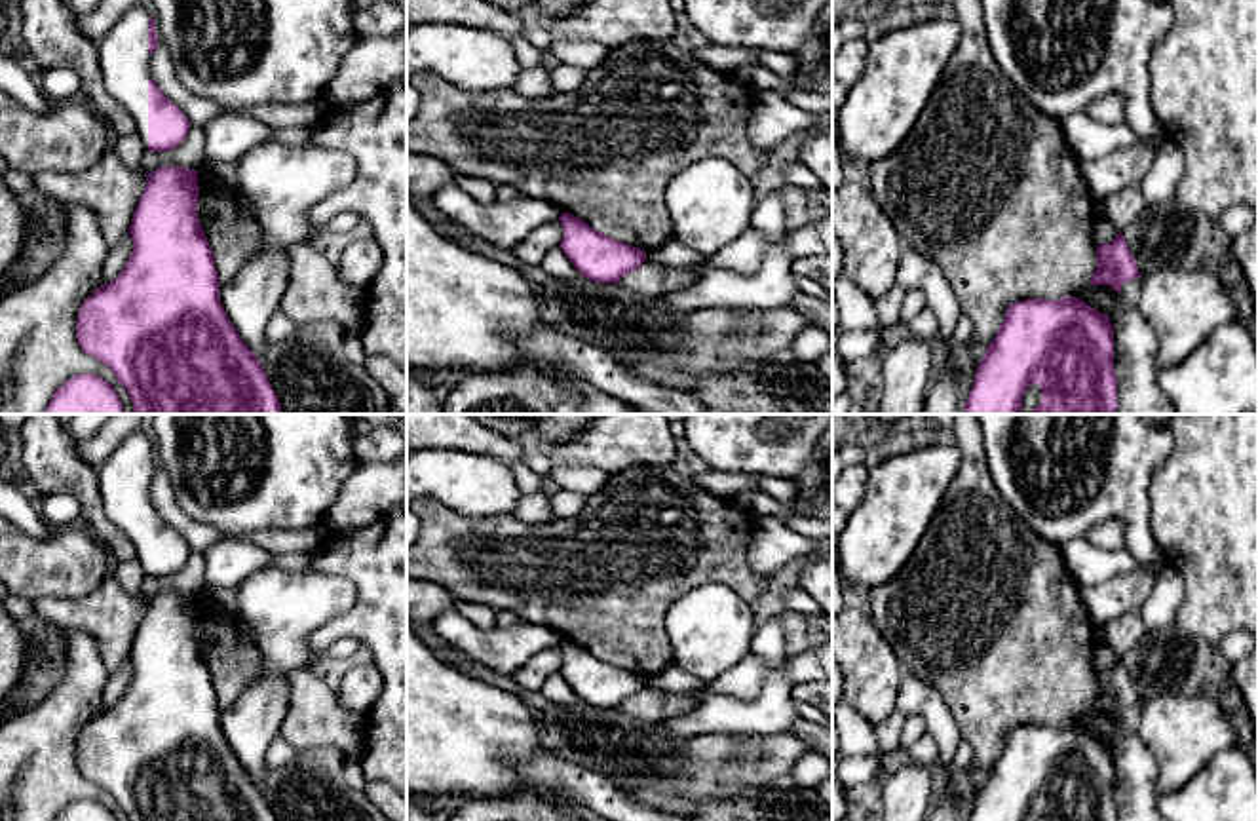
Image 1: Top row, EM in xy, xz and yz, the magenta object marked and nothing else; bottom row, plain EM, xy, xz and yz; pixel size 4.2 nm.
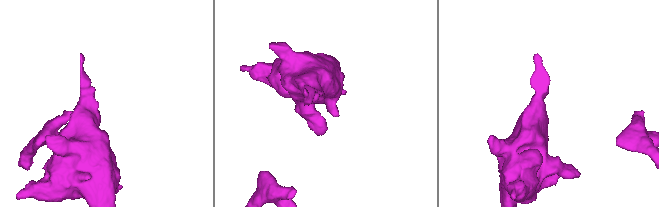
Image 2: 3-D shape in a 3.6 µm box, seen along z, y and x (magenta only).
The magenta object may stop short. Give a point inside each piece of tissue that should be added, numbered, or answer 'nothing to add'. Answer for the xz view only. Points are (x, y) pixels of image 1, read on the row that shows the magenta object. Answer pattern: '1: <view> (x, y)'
nothing to add

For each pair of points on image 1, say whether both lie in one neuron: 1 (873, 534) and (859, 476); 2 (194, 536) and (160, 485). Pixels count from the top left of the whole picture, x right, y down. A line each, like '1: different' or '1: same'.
1: different
2: same

